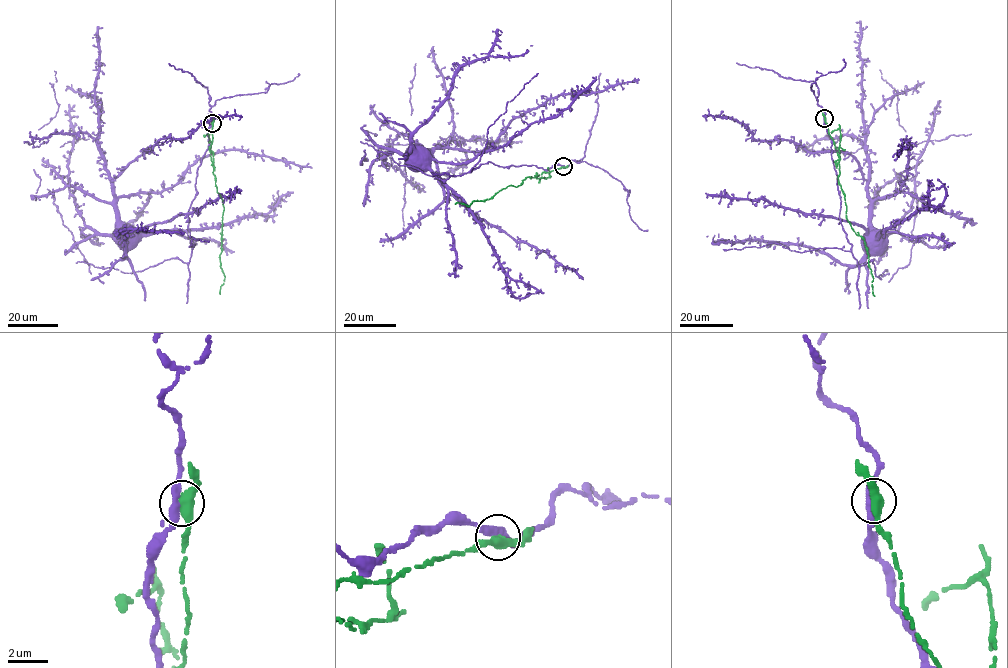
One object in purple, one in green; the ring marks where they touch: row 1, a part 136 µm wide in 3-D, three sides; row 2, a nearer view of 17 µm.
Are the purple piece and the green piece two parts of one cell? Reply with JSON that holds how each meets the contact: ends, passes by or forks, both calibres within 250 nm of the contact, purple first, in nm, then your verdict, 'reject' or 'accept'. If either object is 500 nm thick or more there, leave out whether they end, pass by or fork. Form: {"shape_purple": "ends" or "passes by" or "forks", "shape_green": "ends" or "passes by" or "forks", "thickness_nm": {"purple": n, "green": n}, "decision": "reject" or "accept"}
{"shape_purple": "passes by", "shape_green": "passes by", "thickness_nm": {"purple": 360, "green": 420}, "decision": "reject"}

